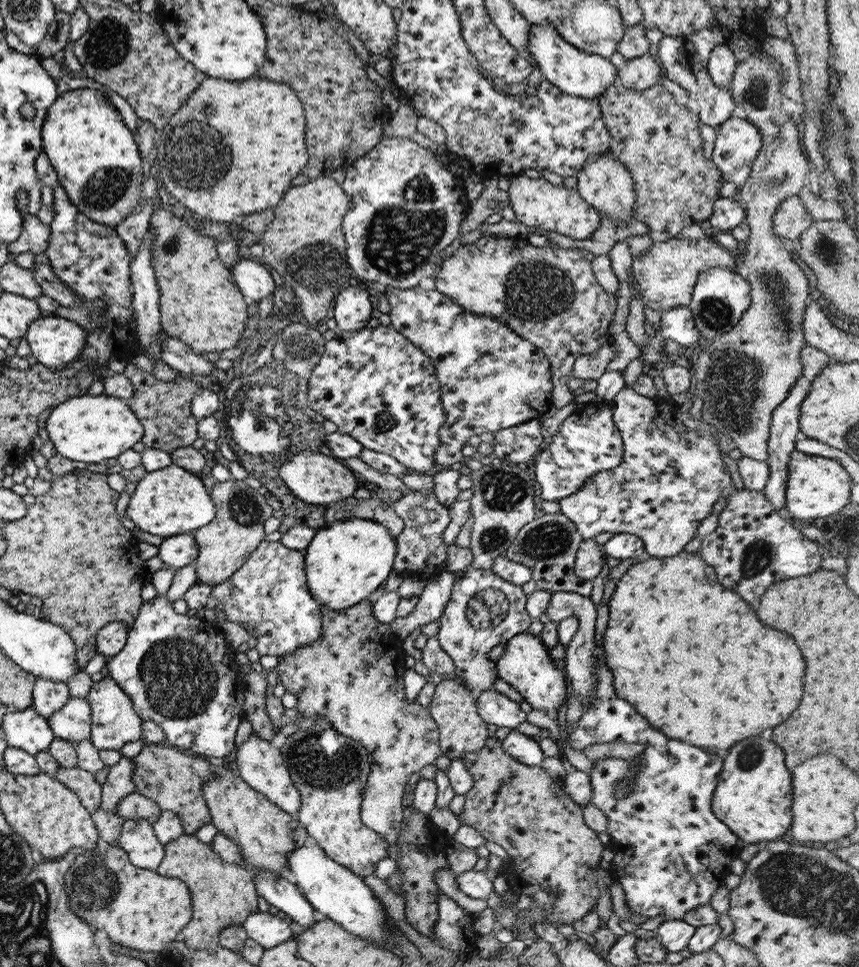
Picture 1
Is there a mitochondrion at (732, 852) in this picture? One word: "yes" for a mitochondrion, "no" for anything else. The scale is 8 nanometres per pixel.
no

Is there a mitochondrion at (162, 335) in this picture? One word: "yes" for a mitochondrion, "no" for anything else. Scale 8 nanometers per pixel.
no

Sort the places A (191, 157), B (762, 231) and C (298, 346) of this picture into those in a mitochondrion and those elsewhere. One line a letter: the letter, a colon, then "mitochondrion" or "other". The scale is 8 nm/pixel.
A: mitochondrion
B: other
C: mitochondrion

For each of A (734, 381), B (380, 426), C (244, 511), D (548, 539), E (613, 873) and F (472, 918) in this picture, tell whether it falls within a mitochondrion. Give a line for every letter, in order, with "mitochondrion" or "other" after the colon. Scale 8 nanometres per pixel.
A: mitochondrion
B: mitochondrion
C: mitochondrion
D: mitochondrion
E: other
F: other

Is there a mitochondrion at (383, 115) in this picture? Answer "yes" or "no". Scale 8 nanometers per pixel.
no

